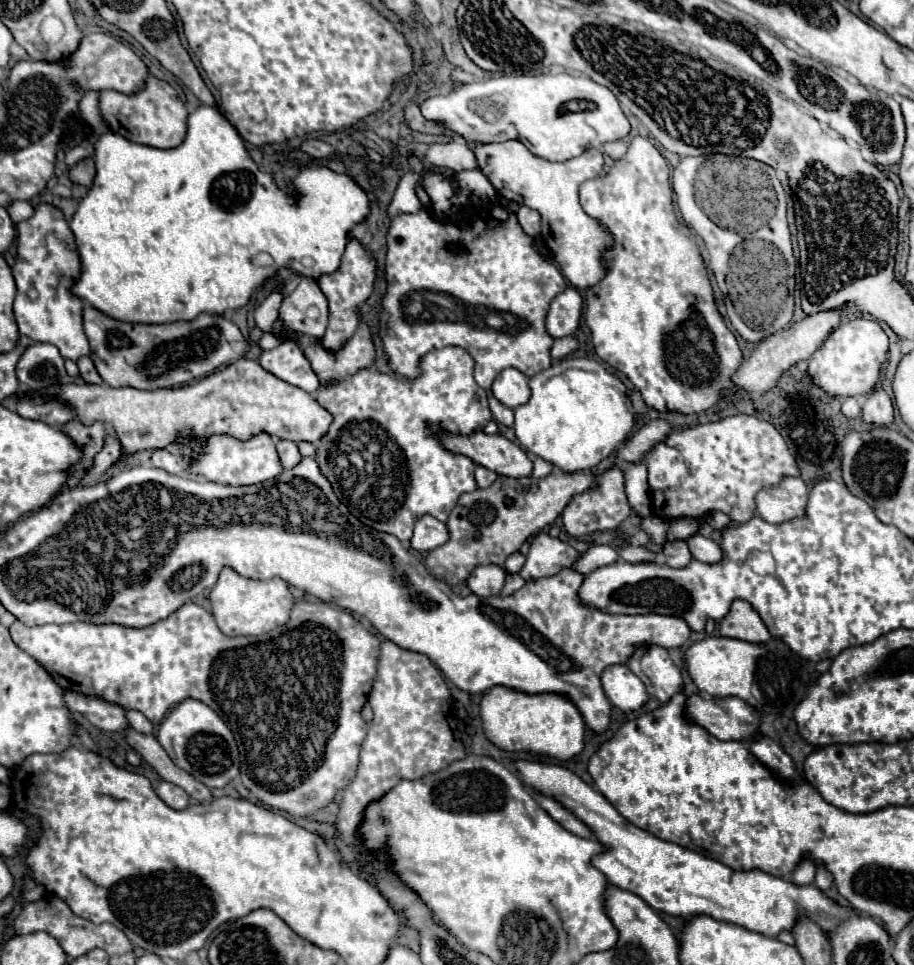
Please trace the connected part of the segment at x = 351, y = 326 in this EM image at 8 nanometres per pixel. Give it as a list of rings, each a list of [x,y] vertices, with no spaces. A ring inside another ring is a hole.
[[[352,238],[350,244],[346,246],[346,252],[342,256],[340,268],[336,272],[332,272],[332,274],[320,276],[318,284],[320,284],[320,288],[326,294],[328,304],[330,304],[330,324],[326,328],[326,334],[320,340],[320,344],[326,350],[336,352],[356,332],[356,328],[358,328],[358,306],[374,290],[374,272],[376,272],[376,262],[374,262],[372,254],[364,246],[360,246],[360,242],[356,238]]]

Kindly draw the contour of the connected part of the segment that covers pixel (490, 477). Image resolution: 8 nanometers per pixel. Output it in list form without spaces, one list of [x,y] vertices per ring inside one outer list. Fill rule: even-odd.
[[[476,466],[476,482],[478,482],[478,488],[488,488],[496,478],[498,478],[498,474],[486,470],[484,466]]]

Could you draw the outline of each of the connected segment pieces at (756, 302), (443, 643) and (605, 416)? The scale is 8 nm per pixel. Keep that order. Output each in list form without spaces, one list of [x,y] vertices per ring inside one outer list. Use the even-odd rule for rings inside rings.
[[[686,156],[678,162],[672,172],[674,192],[678,196],[678,208],[684,222],[694,230],[694,234],[704,242],[708,254],[708,268],[716,274],[716,282],[726,298],[728,318],[736,332],[752,342],[764,340],[774,332],[788,326],[794,312],[794,270],[796,260],[792,252],[790,228],[786,220],[786,192],[774,174],[774,168],[742,156]],[[718,224],[734,224],[734,230],[722,228]]]
[[[302,458],[298,466],[280,472],[272,480],[272,484],[262,482],[252,486],[194,482],[172,476],[166,470],[146,466],[122,470],[120,474],[144,474],[144,482],[162,484],[178,492],[188,492],[206,502],[242,496],[242,508],[246,508],[246,512],[242,512],[242,518],[254,520],[248,520],[248,524],[234,522],[232,526],[226,526],[226,566],[234,568],[244,578],[254,580],[268,580],[278,576],[322,602],[336,604],[344,610],[368,618],[384,638],[392,640],[404,650],[426,654],[460,690],[466,690],[470,694],[486,692],[496,684],[528,694],[568,694],[568,698],[582,712],[586,726],[596,732],[604,732],[610,724],[610,702],[606,700],[606,694],[600,686],[602,670],[610,664],[624,664],[632,656],[636,646],[656,644],[666,650],[680,648],[688,642],[692,632],[684,620],[678,620],[678,616],[612,616],[580,604],[578,586],[582,584],[584,576],[570,568],[564,568],[552,578],[530,580],[524,588],[506,598],[478,598],[474,594],[470,594],[468,598],[460,598],[444,582],[432,578],[424,564],[402,548],[396,536],[366,528],[356,516],[352,516],[350,510],[334,496],[330,482],[326,480],[326,476],[322,476],[314,458]]]
[[[564,358],[548,370],[532,376],[530,402],[514,408],[514,432],[520,446],[560,468],[562,472],[584,472],[608,458],[628,436],[634,424],[626,386],[618,376],[606,372],[596,360]]]

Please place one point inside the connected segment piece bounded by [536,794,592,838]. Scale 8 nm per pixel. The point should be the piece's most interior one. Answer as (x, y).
(565, 818)

